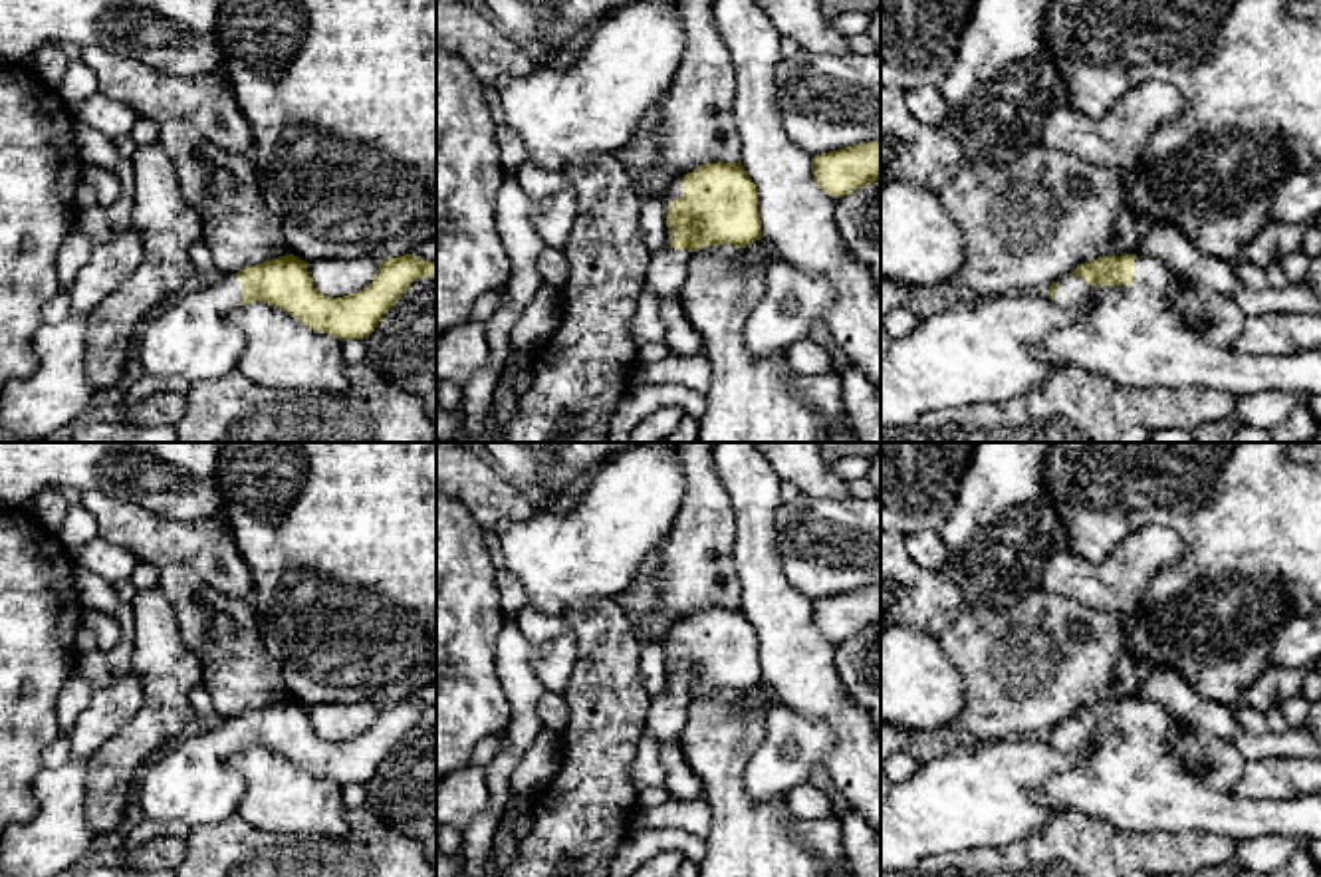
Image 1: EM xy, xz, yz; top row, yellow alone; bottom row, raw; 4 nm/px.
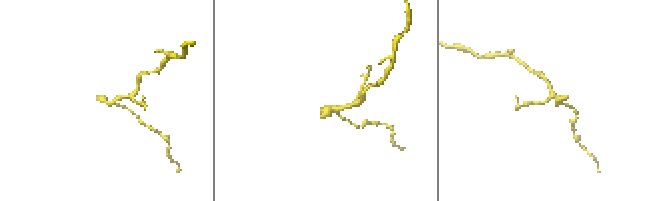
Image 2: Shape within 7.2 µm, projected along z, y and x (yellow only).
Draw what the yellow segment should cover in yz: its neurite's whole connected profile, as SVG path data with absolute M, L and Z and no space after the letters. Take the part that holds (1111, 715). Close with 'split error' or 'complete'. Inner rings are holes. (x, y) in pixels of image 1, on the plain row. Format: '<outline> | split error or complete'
M1105 700L1077 710L1047 734L1049 744L1063 754L1077 754L1065 774L1051 776L1031 792L1039 806L1063 814L1105 819L1123 831L1210 831L1232 841L1260 835L1291 839L1321 839L1321 790L1291 800L1244 800L1208 786L1206 776L1190 770L1204 758L1204 744L1150 700Z | split error

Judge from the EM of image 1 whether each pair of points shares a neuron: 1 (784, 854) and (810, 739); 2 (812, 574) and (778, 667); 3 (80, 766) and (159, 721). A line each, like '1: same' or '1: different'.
1: different
2: different
3: different

